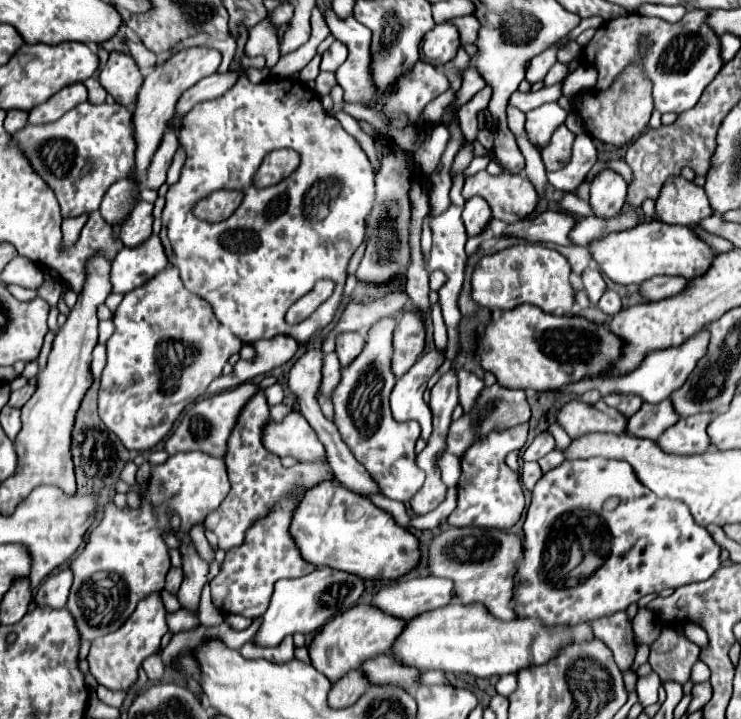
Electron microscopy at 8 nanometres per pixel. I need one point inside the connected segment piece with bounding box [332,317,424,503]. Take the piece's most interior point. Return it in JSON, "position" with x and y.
{"position":[385,447]}

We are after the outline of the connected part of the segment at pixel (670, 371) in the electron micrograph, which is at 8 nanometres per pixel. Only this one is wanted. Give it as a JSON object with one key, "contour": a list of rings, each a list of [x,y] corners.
{"contour":[[[698,331],[694,337],[690,337],[686,343],[682,343],[680,347],[670,347],[670,349],[662,349],[662,351],[652,351],[644,357],[644,361],[640,363],[640,367],[636,367],[634,371],[626,373],[626,375],[614,375],[614,377],[600,377],[600,379],[584,379],[582,383],[574,383],[568,385],[568,391],[580,395],[588,389],[596,389],[600,391],[602,397],[618,393],[618,395],[638,395],[644,403],[660,403],[664,399],[670,397],[670,393],[674,389],[678,389],[686,377],[690,375],[690,371],[696,367],[696,361],[706,353],[708,347],[708,331]]]}

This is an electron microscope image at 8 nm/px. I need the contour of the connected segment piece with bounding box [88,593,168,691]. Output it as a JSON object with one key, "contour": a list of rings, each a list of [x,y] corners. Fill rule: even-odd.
{"contour":[[[160,593],[148,595],[118,631],[92,641],[92,649],[88,653],[88,665],[100,685],[112,691],[128,691],[138,681],[138,671],[144,659],[160,651],[160,641],[168,633],[164,615],[166,611],[164,611]]]}

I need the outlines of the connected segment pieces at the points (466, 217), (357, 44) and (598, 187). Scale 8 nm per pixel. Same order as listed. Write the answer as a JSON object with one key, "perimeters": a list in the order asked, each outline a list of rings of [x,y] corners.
{"perimeters":[[[[482,197],[468,199],[464,205],[464,211],[462,211],[462,221],[464,221],[464,227],[470,237],[480,235],[484,231],[484,227],[492,221],[492,211],[490,211],[488,201]]],[[[324,9],[324,21],[326,25],[330,27],[330,33],[332,37],[336,37],[338,41],[342,41],[346,47],[348,47],[348,59],[338,67],[336,71],[336,81],[338,85],[344,89],[344,101],[350,101],[350,103],[362,103],[366,107],[374,107],[372,105],[372,95],[374,95],[374,87],[370,85],[370,73],[368,73],[368,65],[370,65],[370,29],[360,25],[356,19],[352,17],[346,17],[346,19],[340,19],[334,9]]],[[[602,169],[590,183],[590,205],[598,217],[614,217],[626,203],[628,183],[620,173]]]]}

